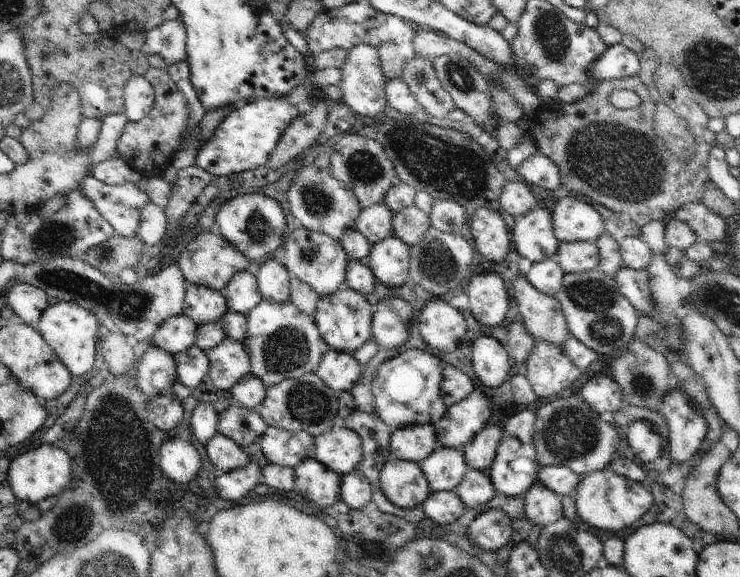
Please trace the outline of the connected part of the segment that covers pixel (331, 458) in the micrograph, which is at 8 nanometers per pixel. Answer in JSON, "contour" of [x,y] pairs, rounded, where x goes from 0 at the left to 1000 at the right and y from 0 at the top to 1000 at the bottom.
{"contour":[[[451,740],[426,757],[423,794],[462,827],[485,811],[489,783],[489,763],[478,745]]]}

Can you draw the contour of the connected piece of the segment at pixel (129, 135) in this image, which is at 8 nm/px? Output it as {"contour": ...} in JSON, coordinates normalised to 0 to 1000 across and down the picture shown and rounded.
{"contour":[[[203,116],[196,133],[209,156],[208,184],[197,201],[192,203],[192,208],[173,210],[159,243],[154,274],[176,281],[191,303],[216,307],[222,298],[222,289],[231,281],[232,272],[243,256],[243,243],[251,225],[251,211],[257,208],[257,180],[251,177],[249,163],[230,135],[227,121]]]}

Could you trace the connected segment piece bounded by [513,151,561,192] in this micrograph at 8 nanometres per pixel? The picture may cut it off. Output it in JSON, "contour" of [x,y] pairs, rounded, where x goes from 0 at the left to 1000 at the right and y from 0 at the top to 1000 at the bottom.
{"contour":[[[727,262],[719,270],[714,270],[703,288],[693,293],[714,319],[724,319],[724,322],[730,322],[735,329],[749,333],[749,329],[754,329],[754,322],[758,322],[754,288],[743,274]]]}

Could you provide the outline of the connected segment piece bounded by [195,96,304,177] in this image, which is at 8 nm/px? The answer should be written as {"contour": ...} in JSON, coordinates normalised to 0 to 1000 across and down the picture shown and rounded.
{"contour":[[[388,166],[368,172],[347,172],[330,184],[322,184],[296,215],[282,246],[270,256],[264,284],[289,305],[308,305],[314,298],[342,295],[359,284],[365,267],[384,227],[400,205],[405,205],[411,187],[392,180]]]}

